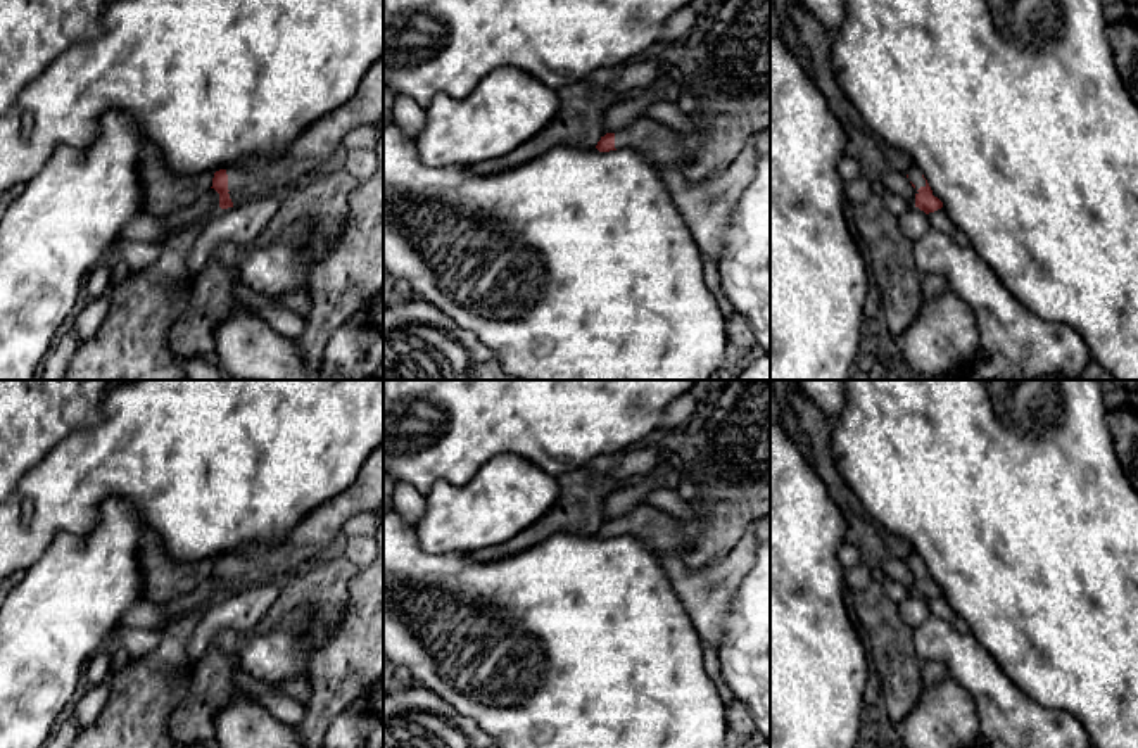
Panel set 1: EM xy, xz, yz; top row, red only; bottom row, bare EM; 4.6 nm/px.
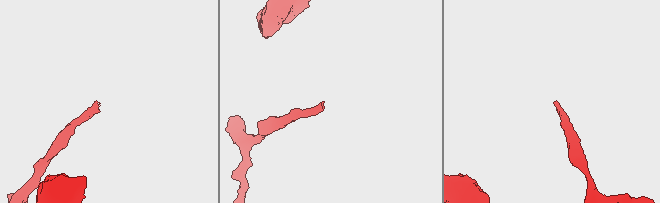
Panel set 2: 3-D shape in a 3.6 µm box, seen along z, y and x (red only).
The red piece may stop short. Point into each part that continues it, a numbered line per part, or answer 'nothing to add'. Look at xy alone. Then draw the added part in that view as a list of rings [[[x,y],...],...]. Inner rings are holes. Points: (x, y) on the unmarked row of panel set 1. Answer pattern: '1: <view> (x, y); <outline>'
1: xy (320, 532); [[[383,442],[366,458],[356,480],[345,491],[309,511],[280,542],[254,544],[242,553],[226,555],[228,580],[233,593],[252,586],[281,582],[302,568],[323,560],[340,548],[345,523],[357,513],[371,513],[383,506]]]

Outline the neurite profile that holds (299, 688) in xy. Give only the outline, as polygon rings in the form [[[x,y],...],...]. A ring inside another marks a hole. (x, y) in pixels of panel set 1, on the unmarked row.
[[[300,675],[300,677],[295,677],[295,679],[276,682],[273,686],[278,691],[285,693],[287,696],[299,700],[302,703],[306,703],[309,700],[311,691],[313,691],[311,675]]]

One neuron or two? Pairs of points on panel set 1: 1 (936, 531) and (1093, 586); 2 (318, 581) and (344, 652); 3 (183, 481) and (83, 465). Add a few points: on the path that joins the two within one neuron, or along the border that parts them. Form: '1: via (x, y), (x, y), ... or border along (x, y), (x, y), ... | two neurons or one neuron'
1: via (976, 531), (1024, 531), (1054, 560) | one neuron
2: border along (349, 591), (349, 607), (341, 624), (311, 657) | two neurons
3: via (159, 465), (107, 465) | one neuron

